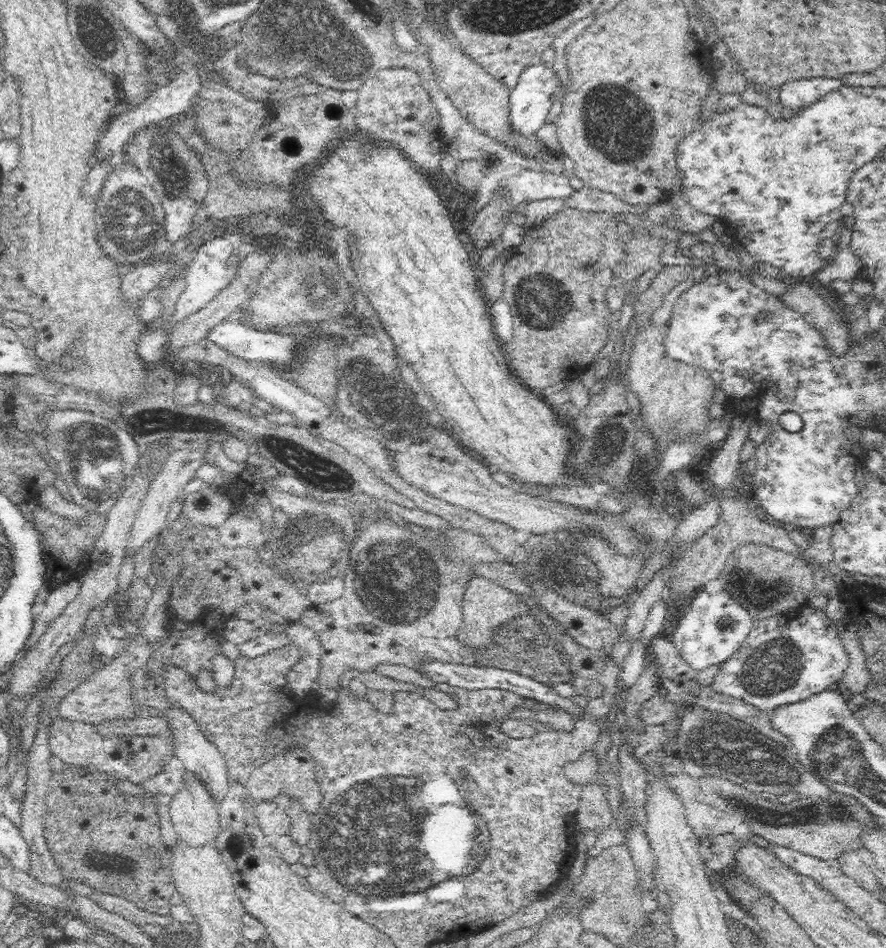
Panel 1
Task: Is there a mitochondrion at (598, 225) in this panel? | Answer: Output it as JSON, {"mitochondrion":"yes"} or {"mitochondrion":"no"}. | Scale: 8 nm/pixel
{"mitochondrion":"no"}

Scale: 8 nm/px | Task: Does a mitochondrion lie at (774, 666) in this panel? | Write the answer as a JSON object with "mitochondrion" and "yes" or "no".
{"mitochondrion":"yes"}

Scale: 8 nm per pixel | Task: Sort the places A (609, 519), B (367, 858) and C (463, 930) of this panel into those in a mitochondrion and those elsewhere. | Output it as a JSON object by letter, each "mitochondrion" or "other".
{"A":"other","B":"mitochondrion","C":"other"}

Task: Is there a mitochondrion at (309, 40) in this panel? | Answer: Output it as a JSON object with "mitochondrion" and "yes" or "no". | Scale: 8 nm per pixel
{"mitochondrion":"yes"}

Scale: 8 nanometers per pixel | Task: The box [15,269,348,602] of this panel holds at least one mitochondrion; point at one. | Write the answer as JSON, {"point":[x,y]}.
{"point":[86,446]}

